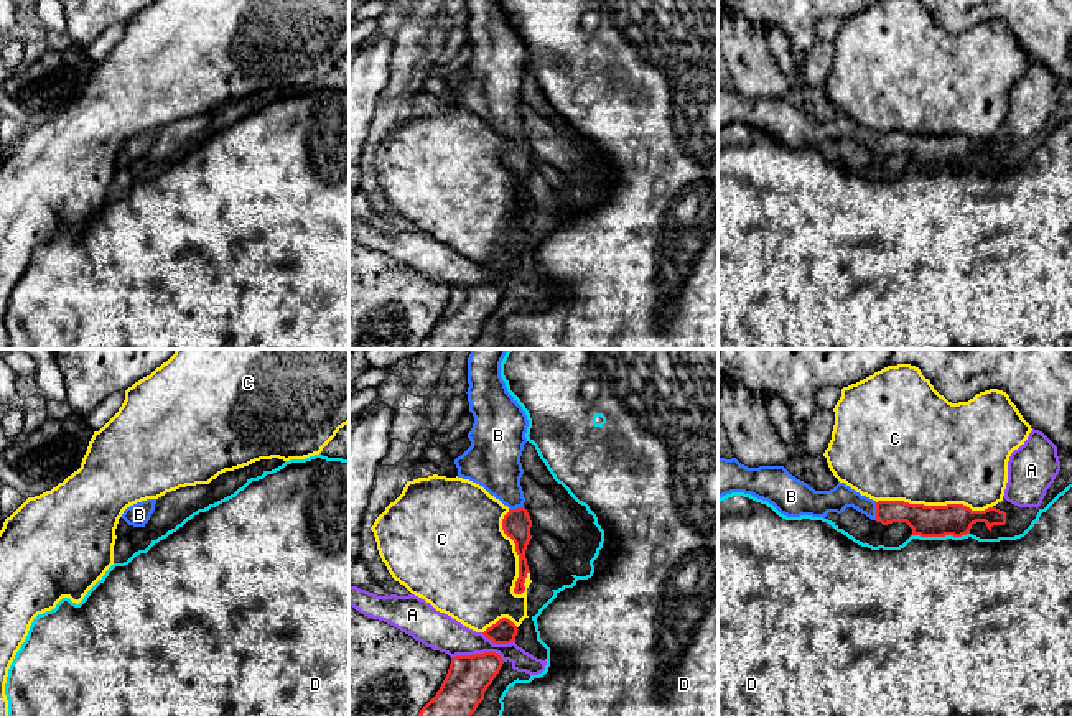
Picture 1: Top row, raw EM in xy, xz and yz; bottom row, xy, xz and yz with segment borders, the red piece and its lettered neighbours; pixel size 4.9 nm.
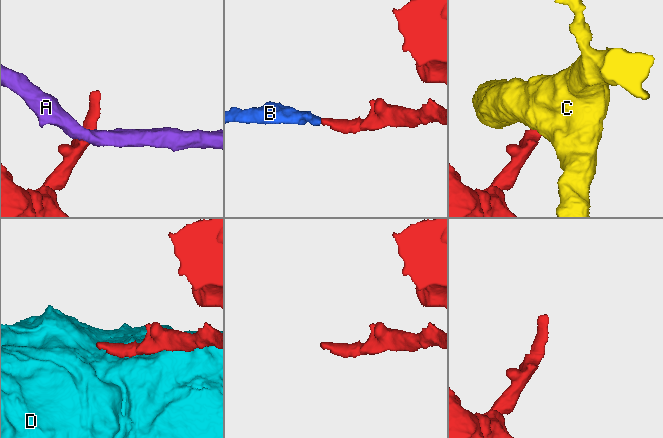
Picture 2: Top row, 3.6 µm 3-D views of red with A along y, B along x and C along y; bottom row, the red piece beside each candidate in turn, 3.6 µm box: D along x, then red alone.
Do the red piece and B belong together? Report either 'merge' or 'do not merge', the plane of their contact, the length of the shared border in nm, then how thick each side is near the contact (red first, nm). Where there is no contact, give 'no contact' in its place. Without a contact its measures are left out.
merge | yz | 90 nm | 160/120 nm

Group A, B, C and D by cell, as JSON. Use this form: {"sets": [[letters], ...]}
{"sets": [["A"], ["B"], ["C"], ["D"]]}

